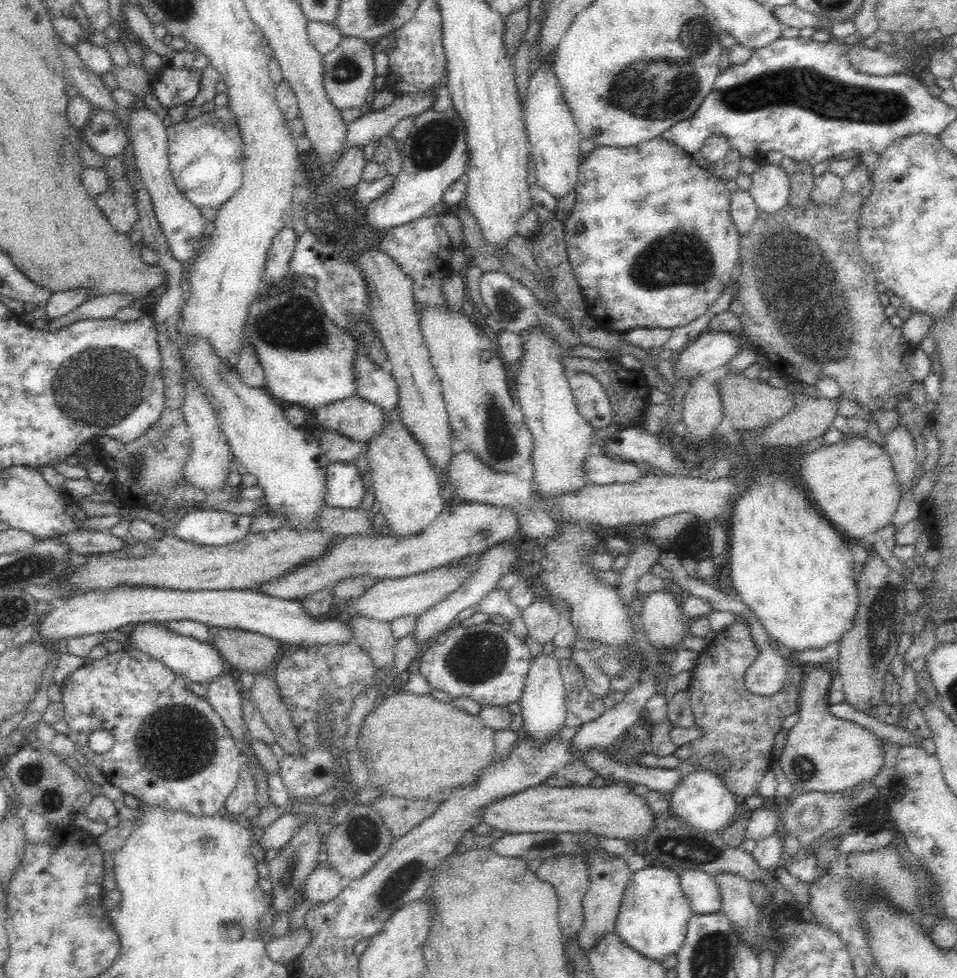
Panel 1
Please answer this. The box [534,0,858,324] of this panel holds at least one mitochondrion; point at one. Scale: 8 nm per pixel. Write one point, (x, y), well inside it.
(697, 34)

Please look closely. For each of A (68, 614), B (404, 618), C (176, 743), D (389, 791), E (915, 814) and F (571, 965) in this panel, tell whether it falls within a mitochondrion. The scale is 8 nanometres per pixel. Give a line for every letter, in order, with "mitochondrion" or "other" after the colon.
A: other
B: other
C: mitochondrion
D: other
E: other
F: other

